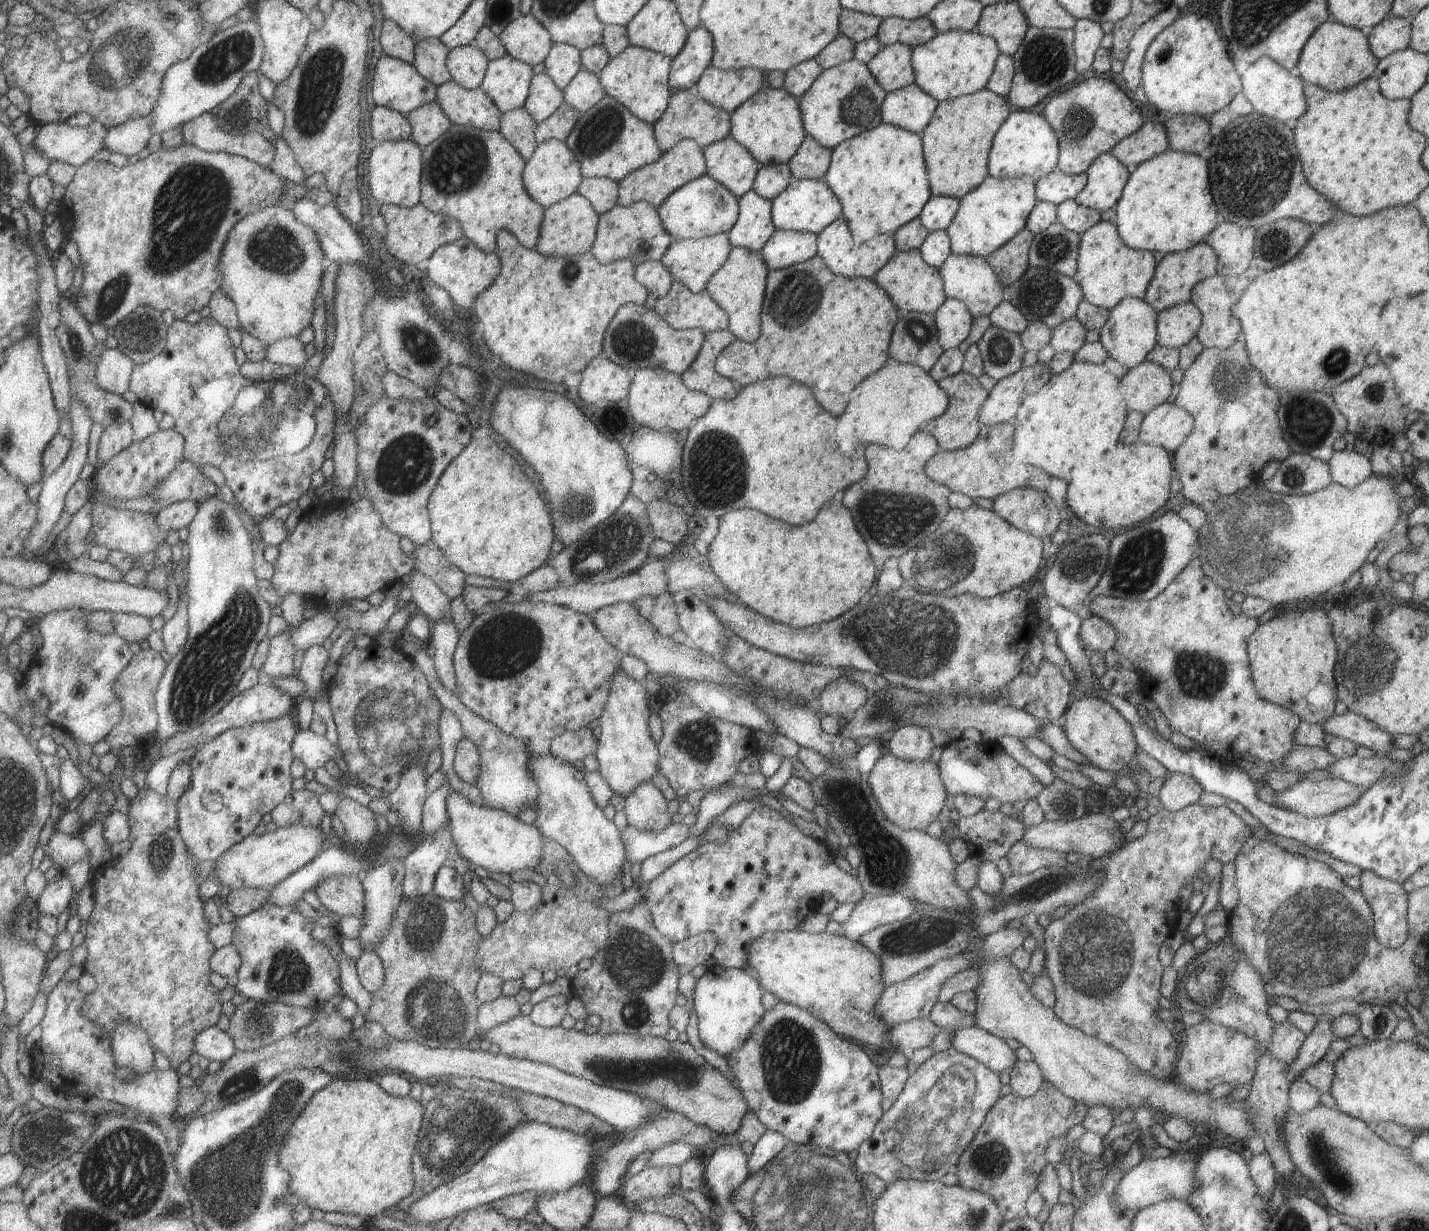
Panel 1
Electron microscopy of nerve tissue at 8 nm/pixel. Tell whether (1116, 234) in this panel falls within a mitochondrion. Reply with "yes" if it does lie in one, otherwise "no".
no

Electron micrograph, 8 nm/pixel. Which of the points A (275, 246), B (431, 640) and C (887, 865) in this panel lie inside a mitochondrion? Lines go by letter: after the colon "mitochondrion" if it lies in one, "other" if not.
A: mitochondrion
B: other
C: mitochondrion

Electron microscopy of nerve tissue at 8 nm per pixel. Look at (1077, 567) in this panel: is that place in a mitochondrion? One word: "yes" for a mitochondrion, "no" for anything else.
yes

